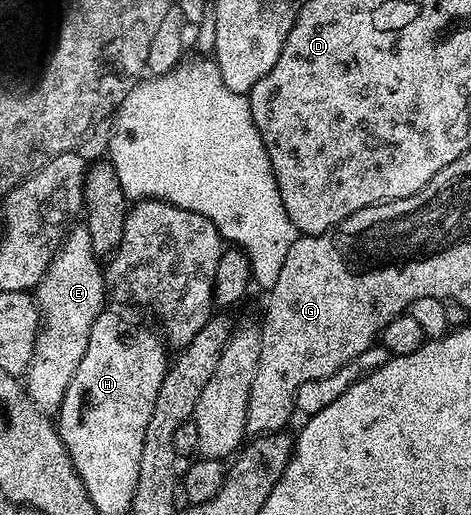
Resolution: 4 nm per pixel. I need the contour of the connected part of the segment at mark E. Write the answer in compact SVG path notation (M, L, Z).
M87 227L75 228L67 233L64 243L56 249L46 274L34 289L36 307L39 308L42 319L40 331L36 333L32 360L22 377L22 383L34 406L45 414L55 413L59 409L64 392L70 386L70 378L74 378L74 370L78 370L78 362L82 362L82 354L86 354L86 342L90 342L90 330L106 308L104 304L106 289L101 261L92 248Z

